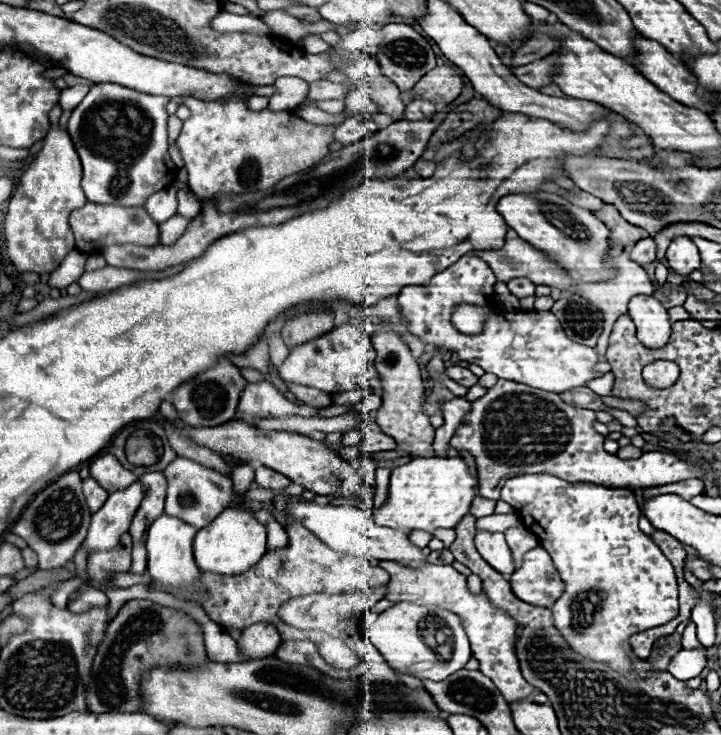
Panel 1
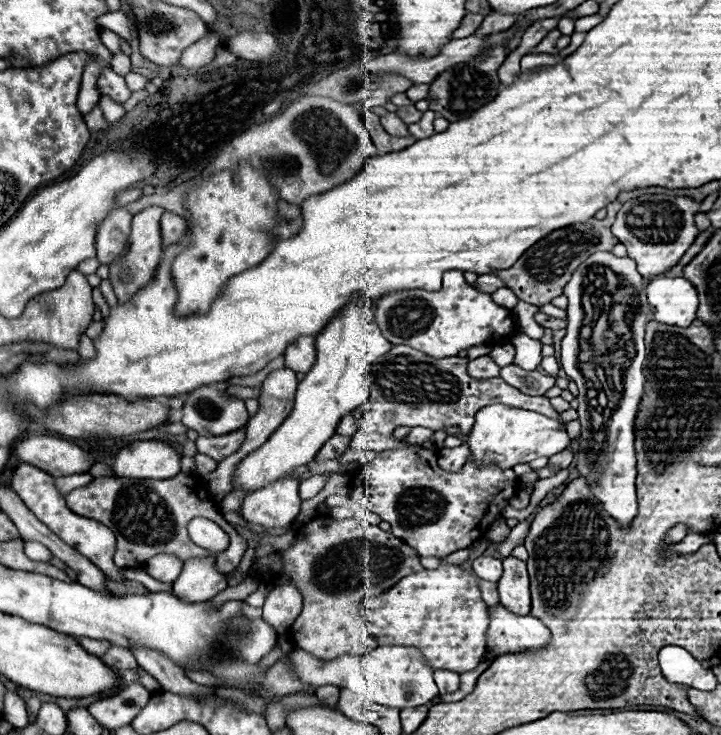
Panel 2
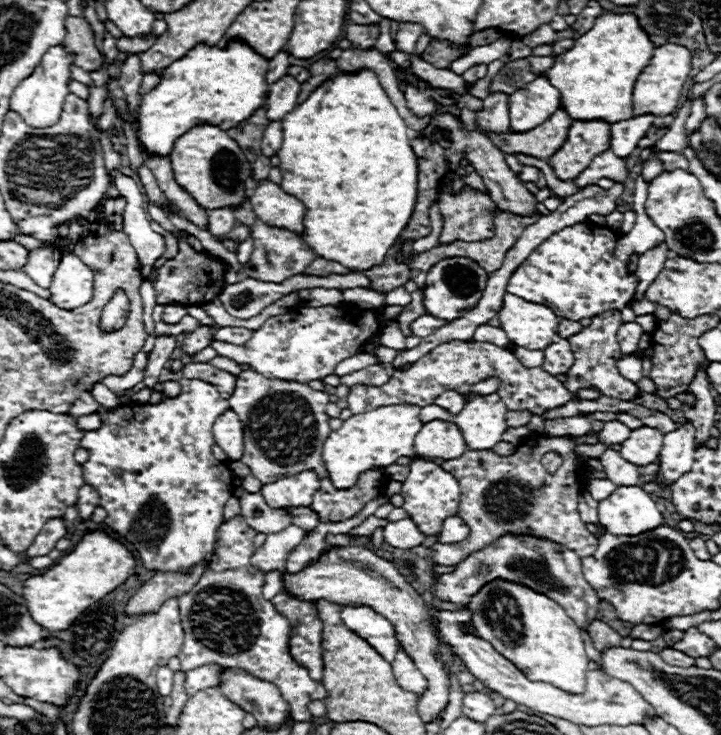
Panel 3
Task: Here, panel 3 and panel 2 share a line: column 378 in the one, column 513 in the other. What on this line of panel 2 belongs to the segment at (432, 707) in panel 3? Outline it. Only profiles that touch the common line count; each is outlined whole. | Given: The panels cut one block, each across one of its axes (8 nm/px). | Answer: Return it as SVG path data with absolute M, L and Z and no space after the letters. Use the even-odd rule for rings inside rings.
M508 556L504 558L504 574L498 582L500 602L518 616L530 614L530 582L526 572L526 562Z

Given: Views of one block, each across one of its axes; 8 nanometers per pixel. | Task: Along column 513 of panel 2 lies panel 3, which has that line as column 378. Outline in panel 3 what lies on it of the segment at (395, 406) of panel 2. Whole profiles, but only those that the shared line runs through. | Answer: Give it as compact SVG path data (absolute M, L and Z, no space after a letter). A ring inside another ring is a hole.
M468 340L468 342L446 342L446 346L436 346L430 354L422 356L408 370L396 372L390 378L390 382L386 382L384 386L366 386L366 384L350 386L346 402L352 414L362 414L366 410L374 410L378 406L388 406L388 404L428 406L444 390L456 390L460 394L466 394L474 384L490 376L502 380L498 394L502 396L508 410L530 410L540 416L548 408L562 406L572 398L572 394L564 388L564 384L556 376L544 372L542 368L522 366L520 360L510 350L490 342Z

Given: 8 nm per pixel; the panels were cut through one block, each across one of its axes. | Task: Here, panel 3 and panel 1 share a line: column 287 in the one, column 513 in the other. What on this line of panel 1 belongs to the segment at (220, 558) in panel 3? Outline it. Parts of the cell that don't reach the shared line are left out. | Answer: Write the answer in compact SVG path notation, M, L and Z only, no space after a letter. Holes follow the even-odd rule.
M380 562L384 570L390 572L390 588L386 586L386 600L390 602L416 602L416 604L436 604L442 606L462 618L462 624L466 628L466 634L472 644L472 656L480 660L480 672L486 674L502 692L502 696L508 702L524 700L534 692L534 688L522 678L520 674L520 662L514 650L516 642L516 622L508 614L504 614L500 608L492 606L488 596L484 592L472 594L466 582L466 576L454 570L452 566L436 566L428 564L422 568L410 568L400 566L396 562Z

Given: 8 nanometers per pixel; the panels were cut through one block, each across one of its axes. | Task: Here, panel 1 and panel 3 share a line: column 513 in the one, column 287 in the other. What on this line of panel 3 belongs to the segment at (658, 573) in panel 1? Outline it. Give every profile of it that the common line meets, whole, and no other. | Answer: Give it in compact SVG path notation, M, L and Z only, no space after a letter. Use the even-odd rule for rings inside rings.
M300 472L290 478L280 478L272 484L264 484L260 494L264 496L270 508L288 508L288 506L310 506L312 494L320 488L320 482L314 472Z

